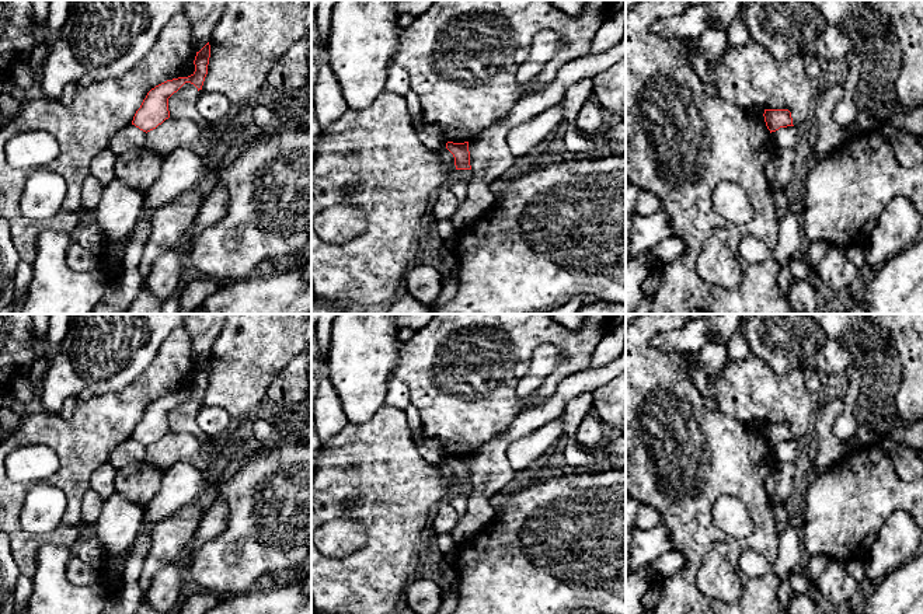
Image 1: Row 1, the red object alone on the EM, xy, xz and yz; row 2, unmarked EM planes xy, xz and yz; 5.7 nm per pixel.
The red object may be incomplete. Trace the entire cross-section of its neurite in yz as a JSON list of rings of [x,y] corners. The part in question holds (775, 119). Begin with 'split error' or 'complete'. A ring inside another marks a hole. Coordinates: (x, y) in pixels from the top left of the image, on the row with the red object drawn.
complete; [[[764,109],[763,116],[770,133],[780,128],[794,126],[791,112],[788,109]]]

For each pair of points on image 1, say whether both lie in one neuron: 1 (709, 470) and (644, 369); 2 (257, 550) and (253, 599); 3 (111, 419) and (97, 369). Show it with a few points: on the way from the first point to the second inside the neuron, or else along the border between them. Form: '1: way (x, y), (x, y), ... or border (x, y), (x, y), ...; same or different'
1: way (683, 445), (645, 394); same
2: border (253, 588), (232, 595); different
3: border (135, 380), (118, 390), (82, 396), (79, 398); different

